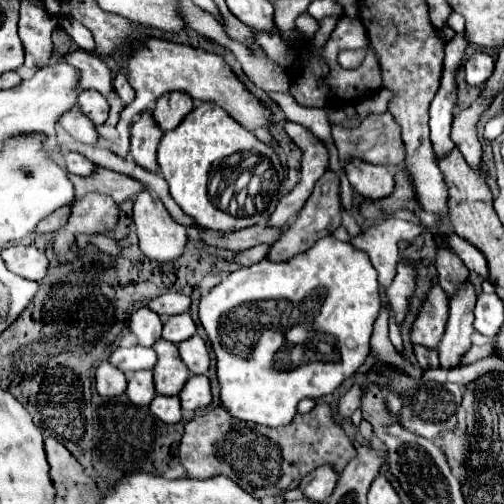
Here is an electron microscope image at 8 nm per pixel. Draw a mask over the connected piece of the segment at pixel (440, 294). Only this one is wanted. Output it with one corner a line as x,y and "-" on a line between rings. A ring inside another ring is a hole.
433,283
419,309
415,323
411,325
411,341
437,349
445,333
447,319
449,319
449,297
439,287
439,283

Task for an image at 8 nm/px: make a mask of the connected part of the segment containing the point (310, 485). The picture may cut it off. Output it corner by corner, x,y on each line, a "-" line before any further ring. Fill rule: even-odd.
319,467
303,477
299,489
313,503
325,503
331,491
335,489
335,481
337,481
337,473
331,467

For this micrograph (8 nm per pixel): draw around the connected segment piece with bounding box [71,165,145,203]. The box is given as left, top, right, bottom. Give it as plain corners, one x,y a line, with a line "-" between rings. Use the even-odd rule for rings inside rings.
95,165
95,173
91,177
79,177
79,179
71,179
73,187
75,187
75,195
81,197
89,191
95,193
105,193
111,195
115,199
115,203
123,203
135,195
139,195
139,191
145,189
145,185
129,175
117,173
117,171
109,171
101,165

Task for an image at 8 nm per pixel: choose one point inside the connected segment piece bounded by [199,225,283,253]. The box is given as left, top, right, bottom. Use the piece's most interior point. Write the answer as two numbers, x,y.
238,240

